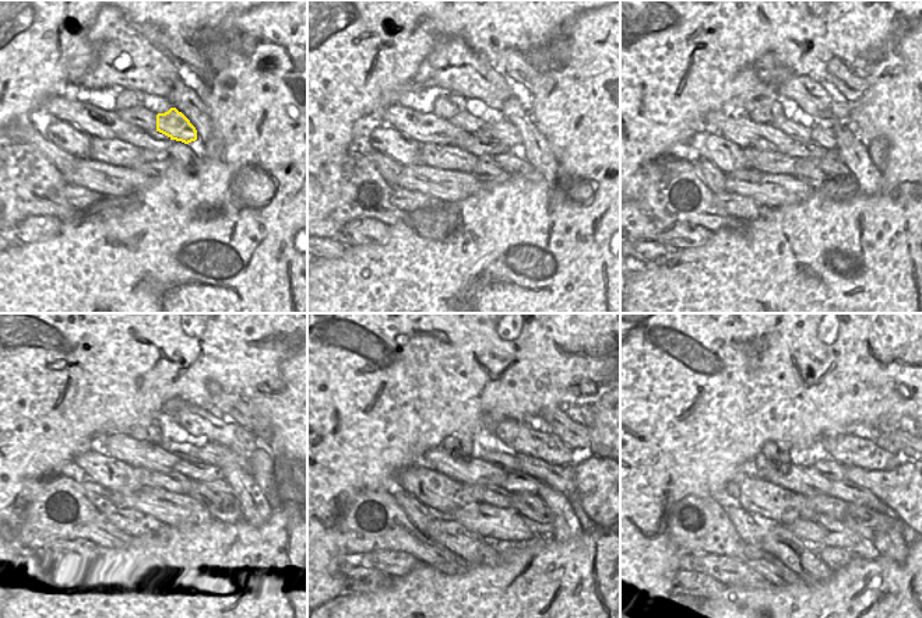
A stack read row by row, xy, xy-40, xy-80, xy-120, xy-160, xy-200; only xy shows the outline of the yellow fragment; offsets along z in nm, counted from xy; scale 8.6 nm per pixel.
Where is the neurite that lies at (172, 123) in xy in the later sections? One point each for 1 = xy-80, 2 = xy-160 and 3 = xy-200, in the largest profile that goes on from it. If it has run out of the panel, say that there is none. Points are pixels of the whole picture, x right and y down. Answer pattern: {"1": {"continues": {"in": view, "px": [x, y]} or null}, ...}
{"1": {"continues": {"in": "xy-80", "px": [823, 134]}}, "2": {"continues": {"in": "xy-160", "px": [591, 478]}}, "3": {"continues": {"in": "xy-200", "px": [904, 490]}}}

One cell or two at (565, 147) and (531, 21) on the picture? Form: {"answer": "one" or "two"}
{"answer": "two"}

